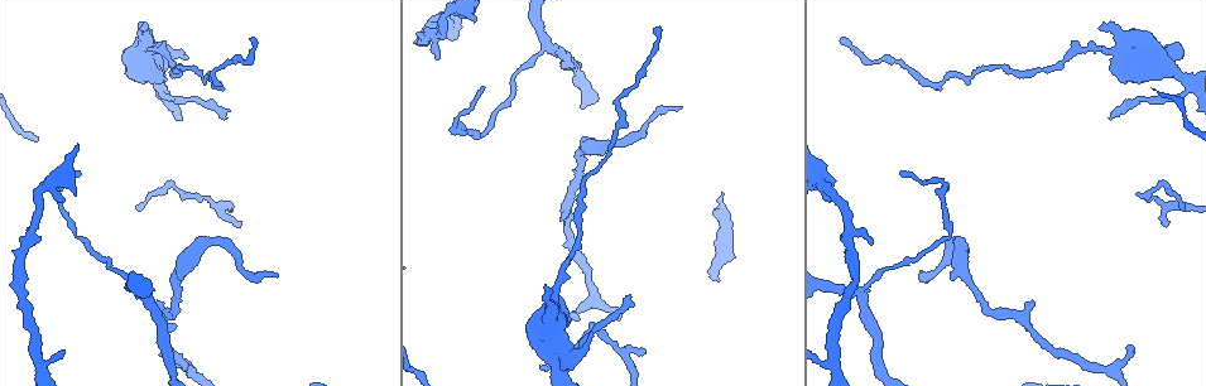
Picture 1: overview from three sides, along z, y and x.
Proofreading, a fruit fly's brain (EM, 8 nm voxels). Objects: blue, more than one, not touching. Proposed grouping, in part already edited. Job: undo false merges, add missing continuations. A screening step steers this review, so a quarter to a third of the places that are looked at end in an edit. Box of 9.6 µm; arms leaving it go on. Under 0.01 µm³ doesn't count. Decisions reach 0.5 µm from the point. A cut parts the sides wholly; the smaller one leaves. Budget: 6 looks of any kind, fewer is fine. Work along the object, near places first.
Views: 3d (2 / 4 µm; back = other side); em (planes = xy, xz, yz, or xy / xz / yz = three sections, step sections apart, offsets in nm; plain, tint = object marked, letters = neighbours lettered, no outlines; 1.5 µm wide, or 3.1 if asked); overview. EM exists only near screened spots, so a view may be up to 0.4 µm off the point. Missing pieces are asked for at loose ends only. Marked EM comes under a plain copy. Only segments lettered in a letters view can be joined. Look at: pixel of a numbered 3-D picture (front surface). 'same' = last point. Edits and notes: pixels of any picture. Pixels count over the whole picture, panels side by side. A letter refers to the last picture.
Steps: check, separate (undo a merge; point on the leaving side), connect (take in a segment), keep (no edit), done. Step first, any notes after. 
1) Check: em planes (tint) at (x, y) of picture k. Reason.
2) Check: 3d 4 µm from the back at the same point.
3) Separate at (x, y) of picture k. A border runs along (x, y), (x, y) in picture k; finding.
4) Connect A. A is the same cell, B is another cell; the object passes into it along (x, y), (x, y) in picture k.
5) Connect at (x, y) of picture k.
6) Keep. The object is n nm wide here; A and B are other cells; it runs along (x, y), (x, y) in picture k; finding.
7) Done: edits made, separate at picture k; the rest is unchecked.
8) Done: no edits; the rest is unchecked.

Check: 3d 4 µm at (593, 332) of picture 1. Free end.

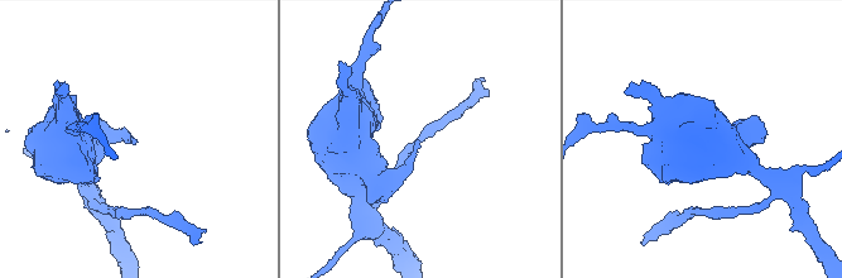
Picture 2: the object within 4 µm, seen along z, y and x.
Check: em yz step 8 (letters) at (134, 143) of picture 2.

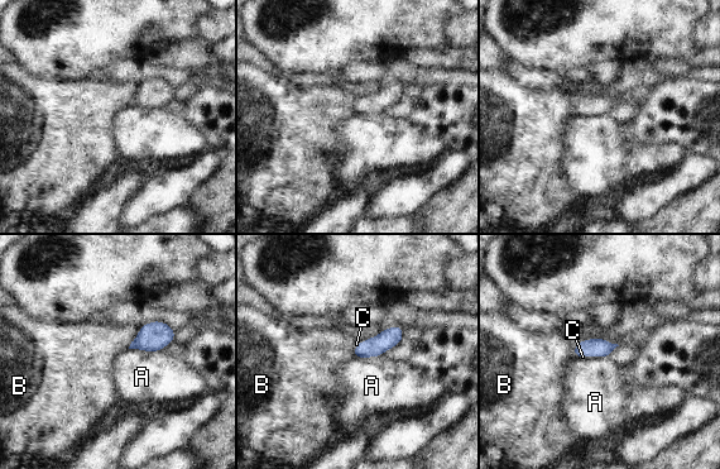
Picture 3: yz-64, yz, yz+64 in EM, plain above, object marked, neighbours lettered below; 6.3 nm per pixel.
Check: em planes (letters) at the same point.

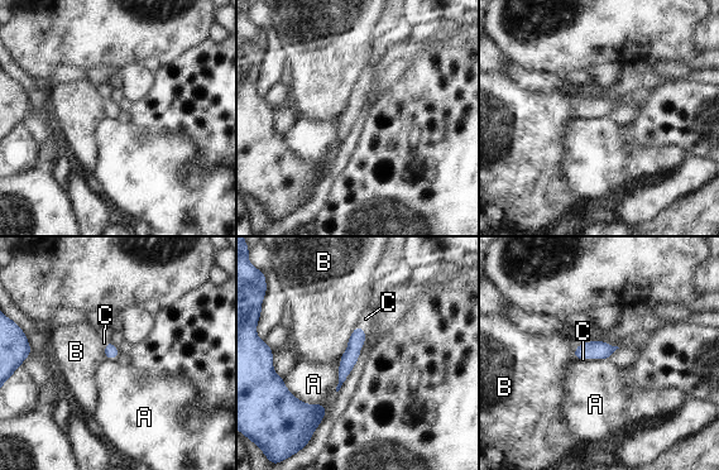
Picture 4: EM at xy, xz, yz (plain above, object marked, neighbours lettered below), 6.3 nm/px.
Connect C. The longest contact is with A, 380 nm; C is the same cell, A and B are other cells; the neuron continues.

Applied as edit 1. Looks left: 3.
Check: overview.

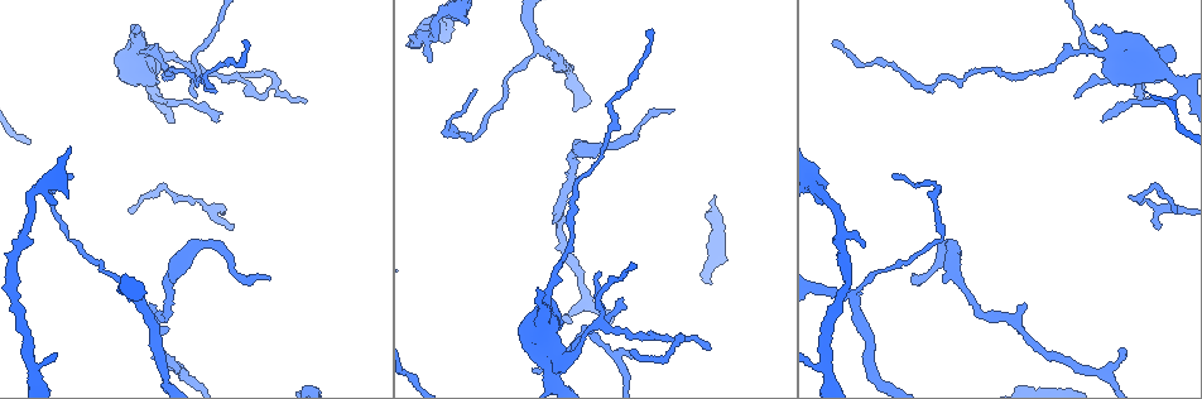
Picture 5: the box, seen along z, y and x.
Check: em xz step 8 (tint) at (432, 60) of picture 5. Free end.

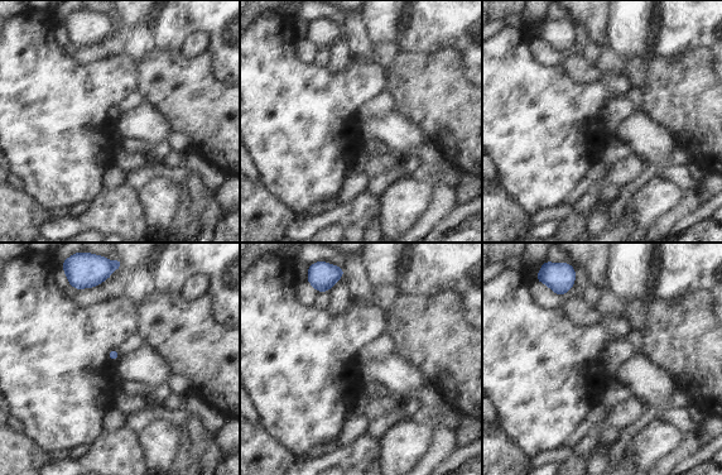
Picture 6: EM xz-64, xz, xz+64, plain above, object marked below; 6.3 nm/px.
Check: em planes (letters) at the same point.

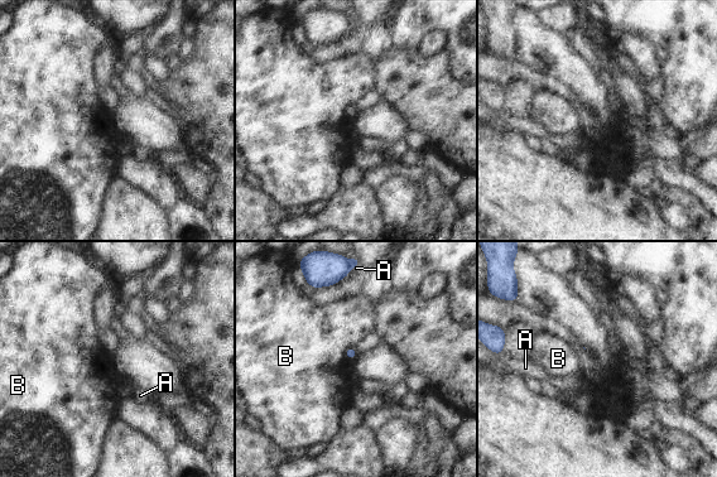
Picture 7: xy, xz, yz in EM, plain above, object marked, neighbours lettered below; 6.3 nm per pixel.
Keep. A and B are other cells; a border runs along (351, 345), (343, 356) in picture 7; no lettered segment goes on from it.

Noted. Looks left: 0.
Done: edits made, connect at picture 4; the rest is unchecked.

